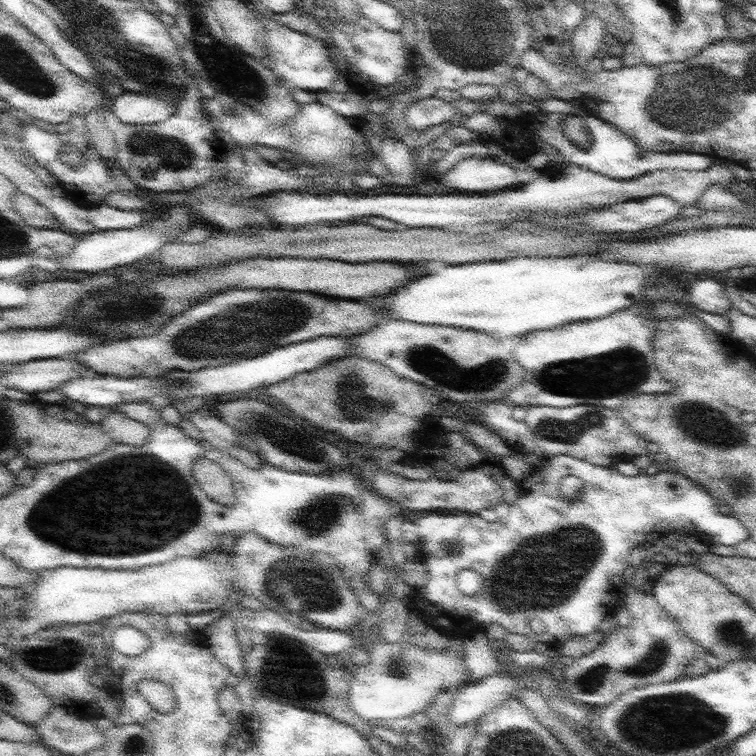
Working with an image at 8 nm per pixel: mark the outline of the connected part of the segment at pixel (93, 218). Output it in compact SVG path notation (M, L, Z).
M96 204L88 208L88 219L96 226L96 231L134 228L140 226L140 218L144 220L140 210L118 210L108 204Z

